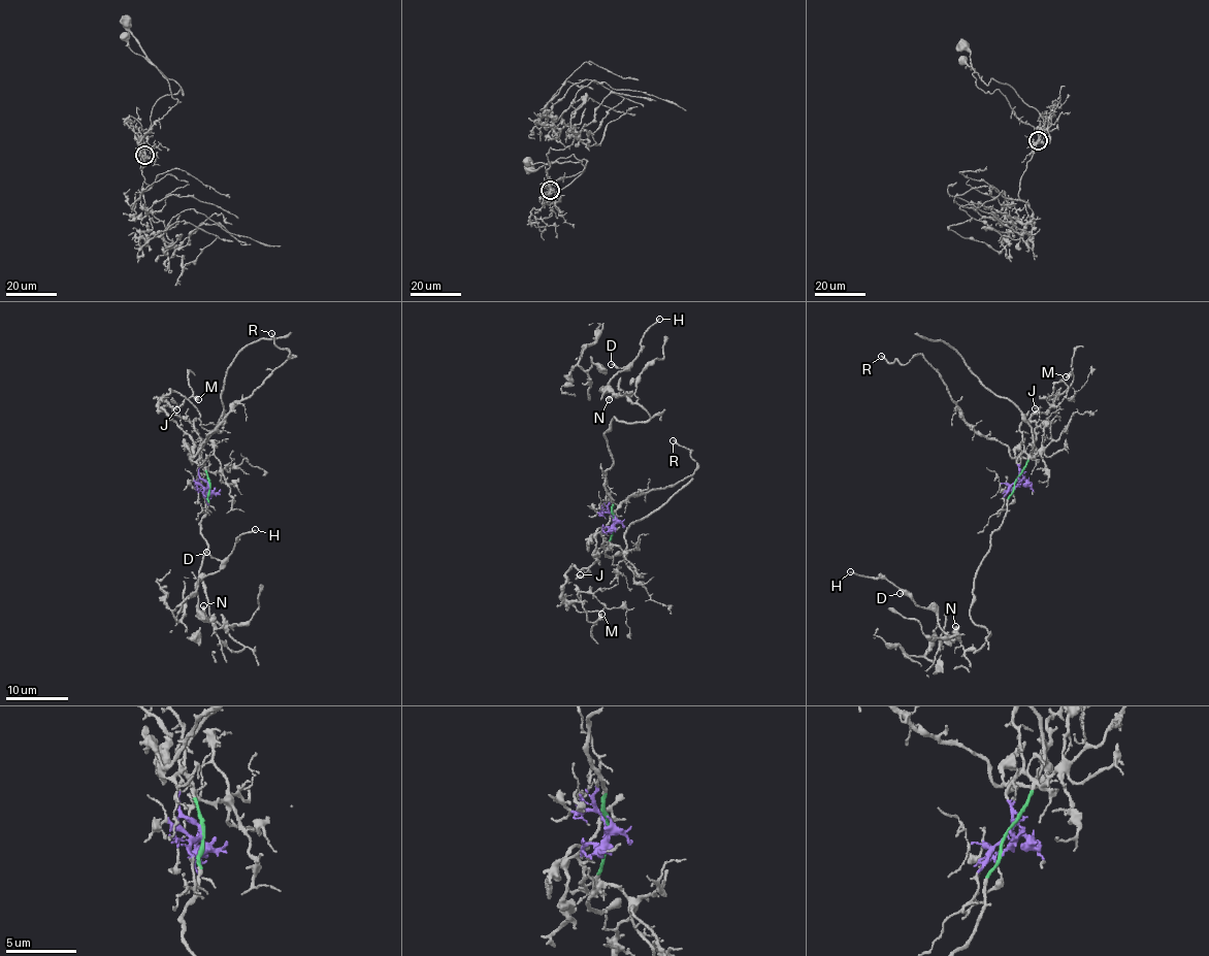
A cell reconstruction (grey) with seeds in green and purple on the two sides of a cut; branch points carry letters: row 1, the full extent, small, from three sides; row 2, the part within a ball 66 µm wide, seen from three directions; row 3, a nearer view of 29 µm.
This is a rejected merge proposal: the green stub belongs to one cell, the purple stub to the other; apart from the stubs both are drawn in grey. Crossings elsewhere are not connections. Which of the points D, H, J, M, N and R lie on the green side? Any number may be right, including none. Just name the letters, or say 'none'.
D, H, N

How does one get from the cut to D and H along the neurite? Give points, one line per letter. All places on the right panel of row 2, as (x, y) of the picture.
D: (1017, 478), (975, 579), (970, 619), (989, 636), (981, 648), (969, 650), (945, 633), (933, 610), (900, 593)
H: (1017, 478), (973, 585), (970, 619), (989, 636), (981, 649), (945, 633), (933, 610), (884, 578), (850, 571)

